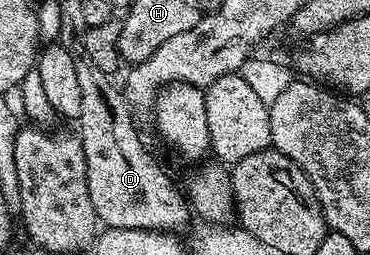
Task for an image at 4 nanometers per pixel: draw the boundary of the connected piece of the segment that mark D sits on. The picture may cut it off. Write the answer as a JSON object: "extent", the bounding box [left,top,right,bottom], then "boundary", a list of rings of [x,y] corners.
{"extent":[76,58,190,232],"boundary":[[[87,58],[76,61],[79,87],[82,93],[82,114],[78,119],[78,137],[83,144],[83,154],[87,162],[87,180],[90,184],[90,200],[94,203],[97,219],[105,227],[113,230],[159,230],[161,232],[181,232],[188,226],[190,203],[178,187],[172,183],[157,160],[144,146],[134,128],[132,108],[123,91],[112,82],[108,74],[102,72]]]}

